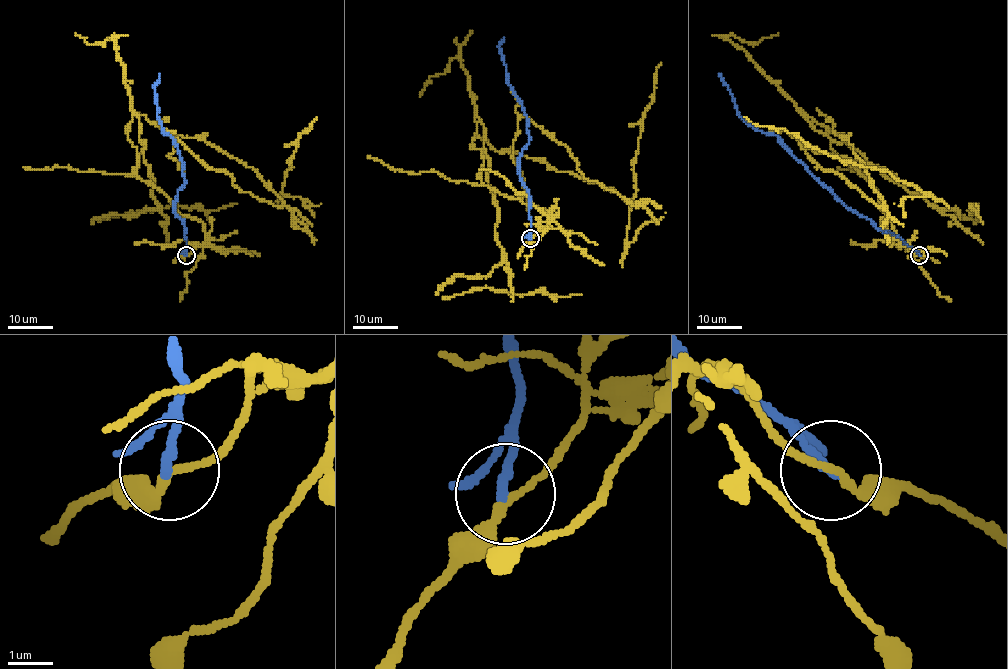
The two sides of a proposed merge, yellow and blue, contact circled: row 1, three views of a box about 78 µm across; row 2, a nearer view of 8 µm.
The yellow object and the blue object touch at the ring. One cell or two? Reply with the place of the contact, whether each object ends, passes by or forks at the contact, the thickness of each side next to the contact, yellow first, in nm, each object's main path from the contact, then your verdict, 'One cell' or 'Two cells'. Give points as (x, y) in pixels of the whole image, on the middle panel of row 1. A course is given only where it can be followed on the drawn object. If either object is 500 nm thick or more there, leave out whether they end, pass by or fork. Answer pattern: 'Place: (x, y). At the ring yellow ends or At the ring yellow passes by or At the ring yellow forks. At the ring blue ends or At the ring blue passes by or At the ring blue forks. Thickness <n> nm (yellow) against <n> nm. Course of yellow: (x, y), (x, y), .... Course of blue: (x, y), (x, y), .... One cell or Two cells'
Place: (530, 238). At the ring yellow passes by. At the ring blue ends. Thickness 170 nm (yellow) against 240 nm. Course of yellow: (530, 238), (549, 212), (482, 182), (474, 134), (641, 204), (657, 223), (628, 245), (633, 161), (660, 63). Course of blue: (530, 238), (530, 196), (518, 173), (518, 158), (529, 139), (528, 120), (508, 82), (500, 47), (504, 37). Two cells

